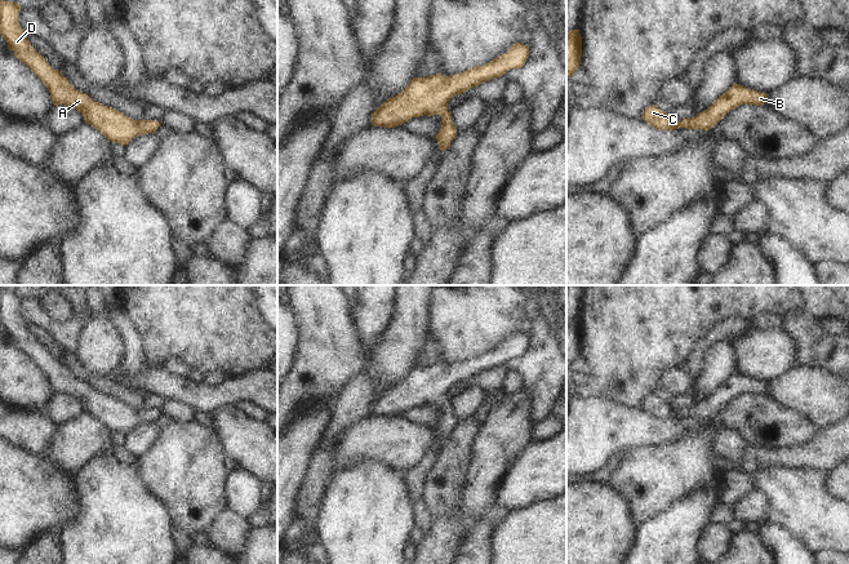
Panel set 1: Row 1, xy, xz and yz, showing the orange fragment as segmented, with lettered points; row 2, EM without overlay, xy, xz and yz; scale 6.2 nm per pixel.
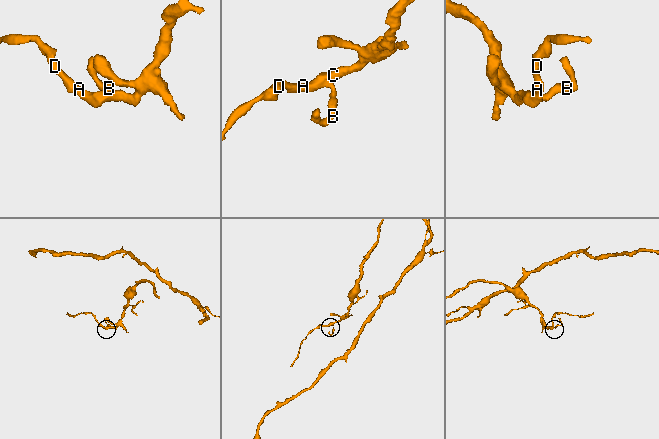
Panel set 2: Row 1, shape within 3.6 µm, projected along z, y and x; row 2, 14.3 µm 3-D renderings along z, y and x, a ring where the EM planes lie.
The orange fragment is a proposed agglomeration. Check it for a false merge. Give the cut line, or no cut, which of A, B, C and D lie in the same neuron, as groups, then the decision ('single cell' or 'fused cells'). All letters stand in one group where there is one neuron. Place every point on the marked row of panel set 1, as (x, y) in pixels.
no cut; A B C D; single cell

